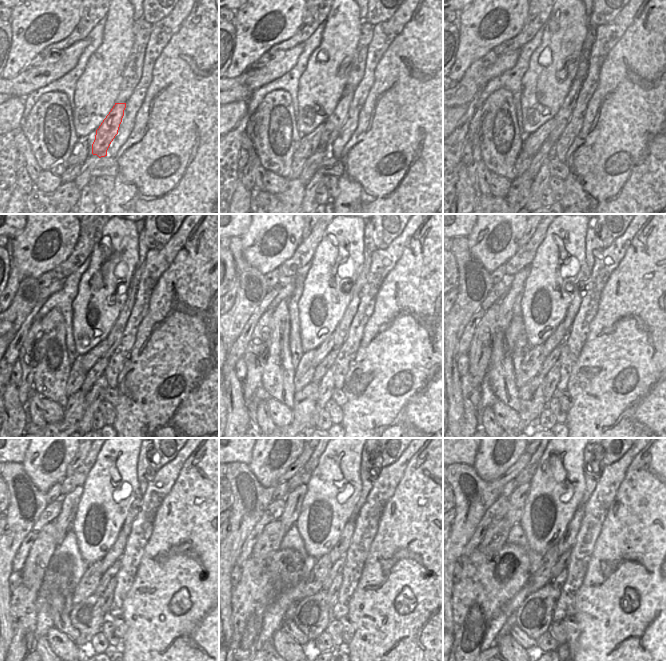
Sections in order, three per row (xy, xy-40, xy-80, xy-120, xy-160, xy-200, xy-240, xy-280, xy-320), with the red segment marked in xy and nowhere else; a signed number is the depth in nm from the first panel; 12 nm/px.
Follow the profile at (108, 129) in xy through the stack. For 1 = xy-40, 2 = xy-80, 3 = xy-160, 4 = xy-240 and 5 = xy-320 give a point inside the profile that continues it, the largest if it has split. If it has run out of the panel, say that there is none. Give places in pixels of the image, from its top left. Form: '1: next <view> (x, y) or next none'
1: next xy-40 (333, 124)
2: next xy-80 (563, 115)
3: next xy-160 (340, 333)
4: next xy-240 (145, 458)
5: next xy-320 (593, 466)

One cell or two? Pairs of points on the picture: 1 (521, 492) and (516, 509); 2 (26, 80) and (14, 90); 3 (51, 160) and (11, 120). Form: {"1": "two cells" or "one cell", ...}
{"1": "one cell", "2": "one cell", "3": "two cells"}

